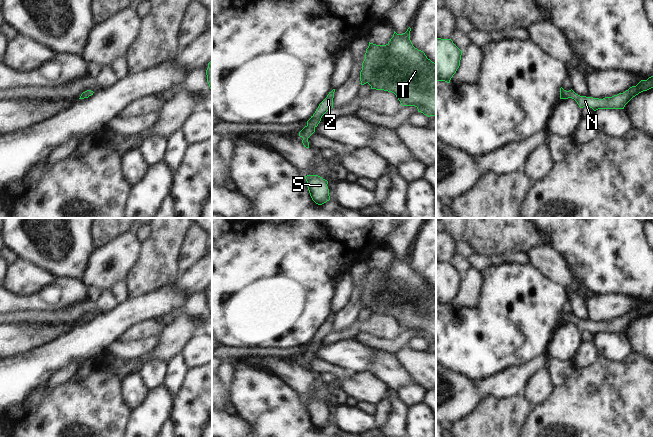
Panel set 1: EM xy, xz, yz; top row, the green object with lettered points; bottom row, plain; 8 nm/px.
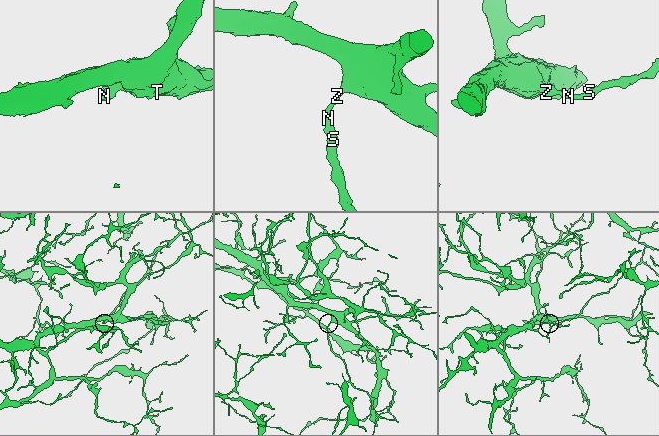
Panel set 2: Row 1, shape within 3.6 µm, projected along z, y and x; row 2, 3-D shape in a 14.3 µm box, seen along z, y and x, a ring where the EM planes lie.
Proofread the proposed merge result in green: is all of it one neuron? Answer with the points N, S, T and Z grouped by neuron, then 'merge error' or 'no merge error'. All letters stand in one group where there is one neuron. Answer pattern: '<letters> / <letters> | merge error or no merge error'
N S T Z | no merge error

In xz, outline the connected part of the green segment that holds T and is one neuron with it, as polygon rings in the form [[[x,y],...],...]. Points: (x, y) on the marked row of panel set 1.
[[[410,27],[403,34],[394,31],[386,45],[369,42],[360,72],[361,85],[368,83],[371,89],[392,92],[402,106],[415,106],[418,112],[436,117],[436,63],[413,46],[410,31]]]

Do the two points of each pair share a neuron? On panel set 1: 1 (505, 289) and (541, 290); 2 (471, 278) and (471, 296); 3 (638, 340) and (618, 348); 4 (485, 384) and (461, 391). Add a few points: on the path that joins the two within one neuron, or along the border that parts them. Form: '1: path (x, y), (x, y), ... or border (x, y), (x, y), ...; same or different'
1: path (514, 289), (526, 289), (532, 284); same
2: path (471, 282), (471, 292); same
3: border (624, 332), (632, 350); different
4: border (476, 381), (478, 391), (484, 398); different

